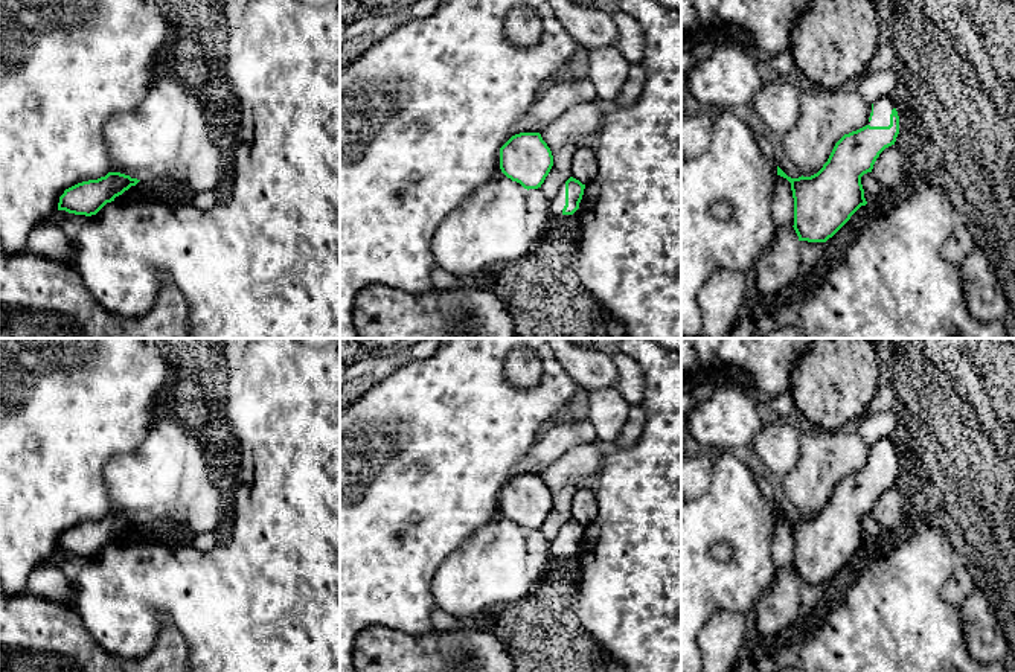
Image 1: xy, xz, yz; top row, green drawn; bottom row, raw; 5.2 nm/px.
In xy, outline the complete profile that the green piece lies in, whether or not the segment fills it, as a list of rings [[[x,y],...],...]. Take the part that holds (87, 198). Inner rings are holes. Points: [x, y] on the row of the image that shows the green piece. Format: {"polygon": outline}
{"polygon": [[[108,172],[98,180],[78,183],[59,197],[58,210],[85,216],[96,215],[107,203],[114,201],[139,181],[120,172]]]}

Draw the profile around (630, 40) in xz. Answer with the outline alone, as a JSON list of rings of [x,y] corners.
[[[617,11],[613,14],[613,21],[617,29],[616,49],[632,64],[642,64],[645,38],[639,23],[626,12]]]

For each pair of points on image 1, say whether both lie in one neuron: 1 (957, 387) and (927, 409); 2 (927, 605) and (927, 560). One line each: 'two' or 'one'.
1: two
2: one

